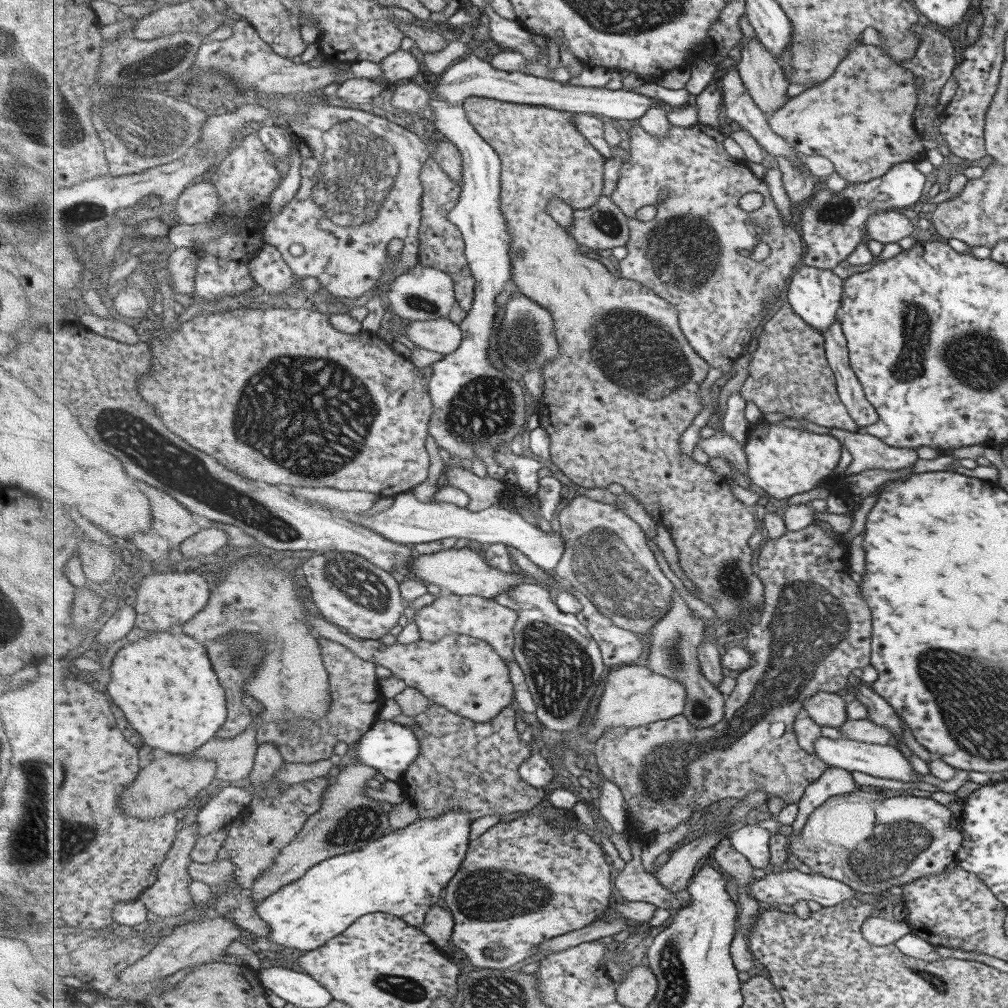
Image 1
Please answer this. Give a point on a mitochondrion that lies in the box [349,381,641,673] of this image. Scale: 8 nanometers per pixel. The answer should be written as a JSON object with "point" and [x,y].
{"point":[569,598]}

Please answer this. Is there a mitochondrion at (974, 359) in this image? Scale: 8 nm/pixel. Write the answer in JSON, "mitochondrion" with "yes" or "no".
{"mitochondrion":"yes"}

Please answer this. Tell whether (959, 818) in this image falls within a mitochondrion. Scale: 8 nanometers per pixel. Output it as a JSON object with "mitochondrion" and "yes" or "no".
{"mitochondrion":"no"}

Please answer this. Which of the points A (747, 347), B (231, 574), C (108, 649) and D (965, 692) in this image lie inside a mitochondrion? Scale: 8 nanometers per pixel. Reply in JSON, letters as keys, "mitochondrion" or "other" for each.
{"A":"other","B":"other","C":"other","D":"mitochondrion"}

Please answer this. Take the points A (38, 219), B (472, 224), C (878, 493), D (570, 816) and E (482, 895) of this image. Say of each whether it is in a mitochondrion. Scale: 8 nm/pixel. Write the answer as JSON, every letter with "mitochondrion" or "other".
{"A":"mitochondrion","B":"other","C":"other","D":"other","E":"mitochondrion"}

